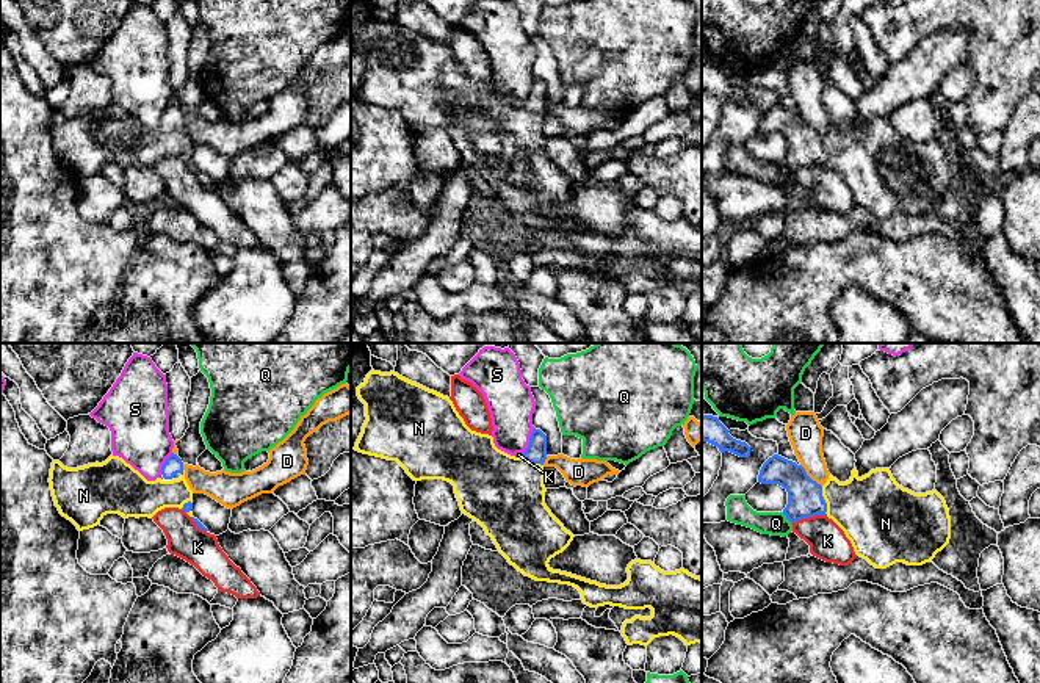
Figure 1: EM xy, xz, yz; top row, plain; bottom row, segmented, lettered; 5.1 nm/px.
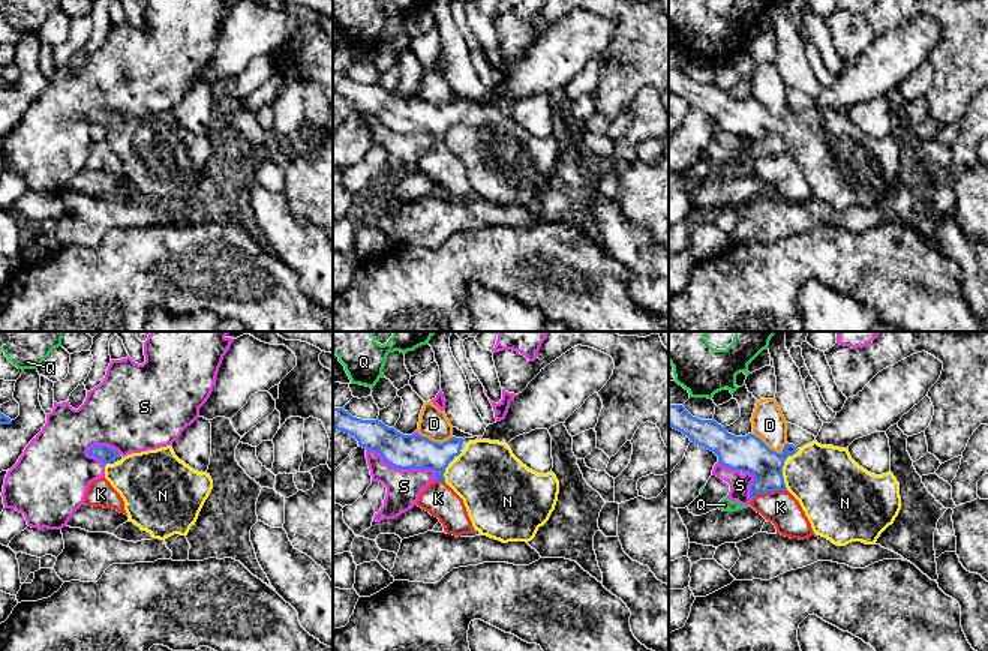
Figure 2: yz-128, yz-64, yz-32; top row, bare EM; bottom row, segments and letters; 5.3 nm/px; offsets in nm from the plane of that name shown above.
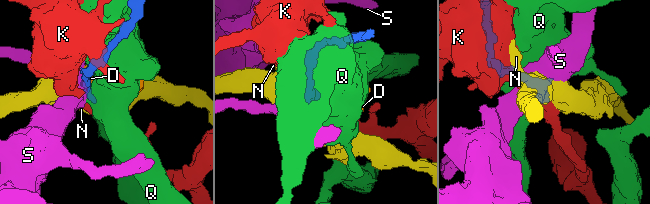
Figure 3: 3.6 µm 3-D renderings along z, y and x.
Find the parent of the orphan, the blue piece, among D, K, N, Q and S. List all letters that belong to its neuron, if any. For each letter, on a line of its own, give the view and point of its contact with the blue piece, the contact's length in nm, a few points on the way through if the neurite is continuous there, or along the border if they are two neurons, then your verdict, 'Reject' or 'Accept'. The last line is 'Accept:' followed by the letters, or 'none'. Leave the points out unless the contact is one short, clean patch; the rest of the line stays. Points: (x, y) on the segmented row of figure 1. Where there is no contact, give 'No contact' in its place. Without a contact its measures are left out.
D: Touches blue at yz (808, 477). Shared border 160 nm. Boundary: yz (801, 464), (821, 486). Reject
K: Touches blue at yz (808, 516). Shared border 190 nm. Boundary: yz (826, 514), (802, 517), (791, 523). Reject
N: Touches blue at yz (824, 500). Shared border 150 nm. Path across: yz (805, 498), (824, 500), (840, 500), (871, 511). Accept
Q: Touches blue at yz (787, 517). Shared border 90 nm. Reject
S: Touches blue at xz (530, 440). Shared border 150 nm. Reject
Accept: N

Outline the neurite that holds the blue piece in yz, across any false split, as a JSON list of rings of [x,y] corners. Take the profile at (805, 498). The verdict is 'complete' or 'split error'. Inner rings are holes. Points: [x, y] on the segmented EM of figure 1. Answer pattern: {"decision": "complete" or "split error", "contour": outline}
{"decision": "split error", "contour": [[[778,454],[769,457],[758,475],[761,484],[778,484],[788,492],[783,509],[793,523],[814,515],[832,519],[850,540],[857,556],[876,569],[887,569],[896,562],[923,566],[930,562],[951,539],[951,517],[944,498],[937,492],[915,493],[896,482],[890,468],[876,468],[858,476],[857,468],[846,482],[829,475],[824,486],[813,481],[802,465]]]}

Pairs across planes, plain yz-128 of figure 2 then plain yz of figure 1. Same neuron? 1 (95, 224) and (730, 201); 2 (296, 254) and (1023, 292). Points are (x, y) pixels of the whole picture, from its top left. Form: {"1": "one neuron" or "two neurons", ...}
{"1": "two neurons", "2": "one neuron"}

